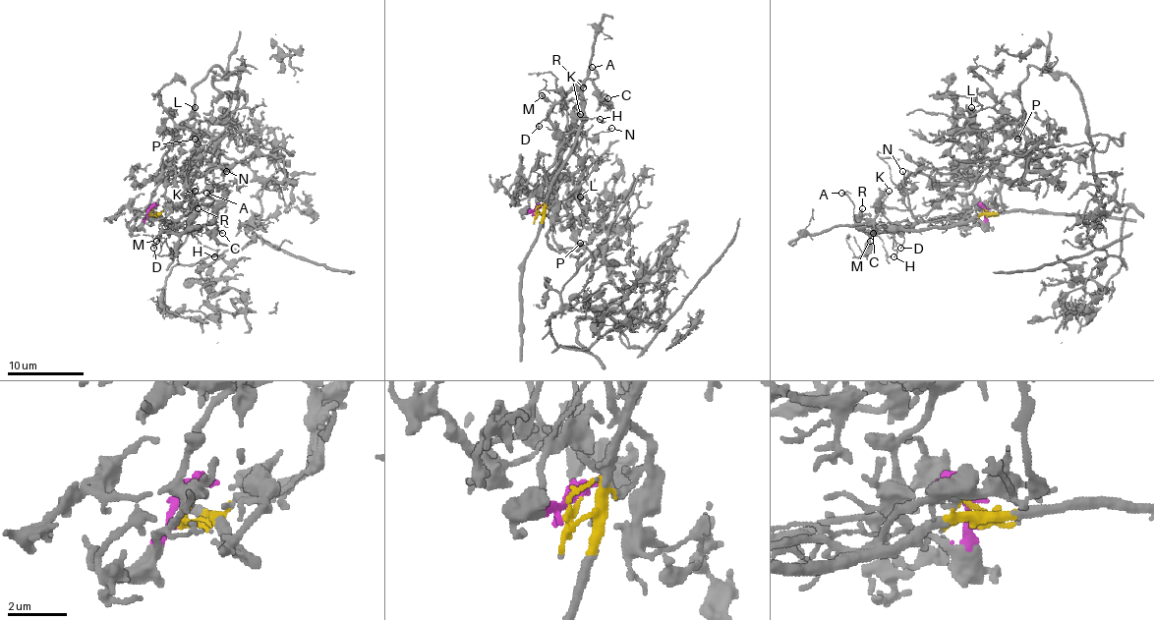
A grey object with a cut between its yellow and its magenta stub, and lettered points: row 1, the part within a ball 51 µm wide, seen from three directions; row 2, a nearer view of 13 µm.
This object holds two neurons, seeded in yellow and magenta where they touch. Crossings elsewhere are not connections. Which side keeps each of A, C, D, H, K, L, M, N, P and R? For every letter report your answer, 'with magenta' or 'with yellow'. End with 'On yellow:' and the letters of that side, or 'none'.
A: with yellow
C: with yellow
D: with yellow
H: with yellow
K: with yellow
L: with magenta
M: with yellow
N: with yellow
P: with magenta
R: with yellow
On yellow: A, C, D, H, K, M, N, R

